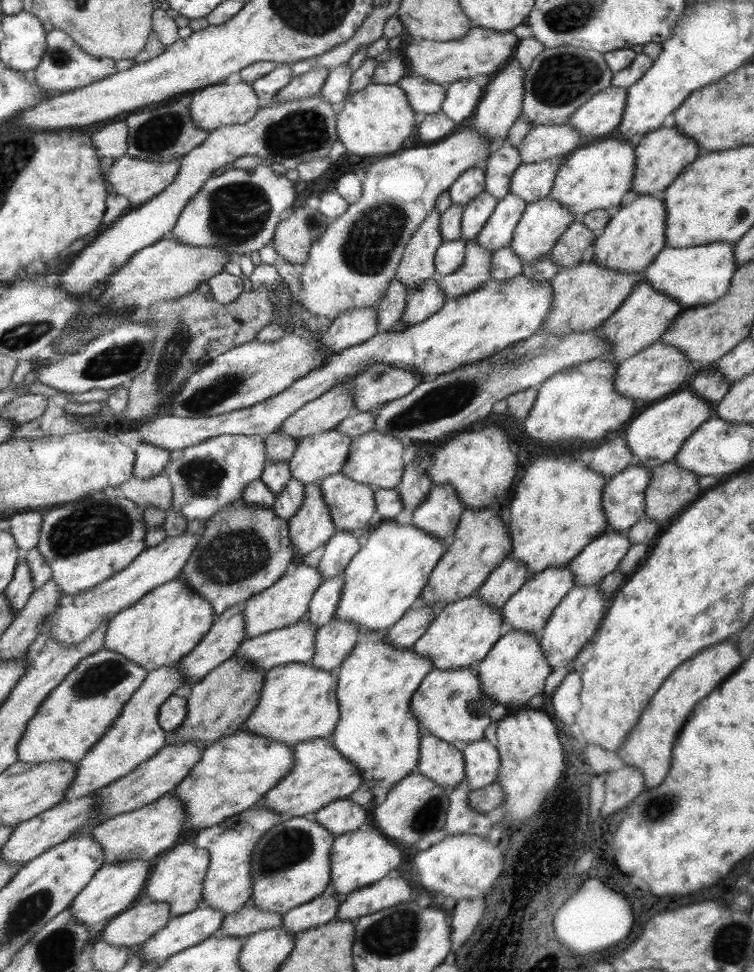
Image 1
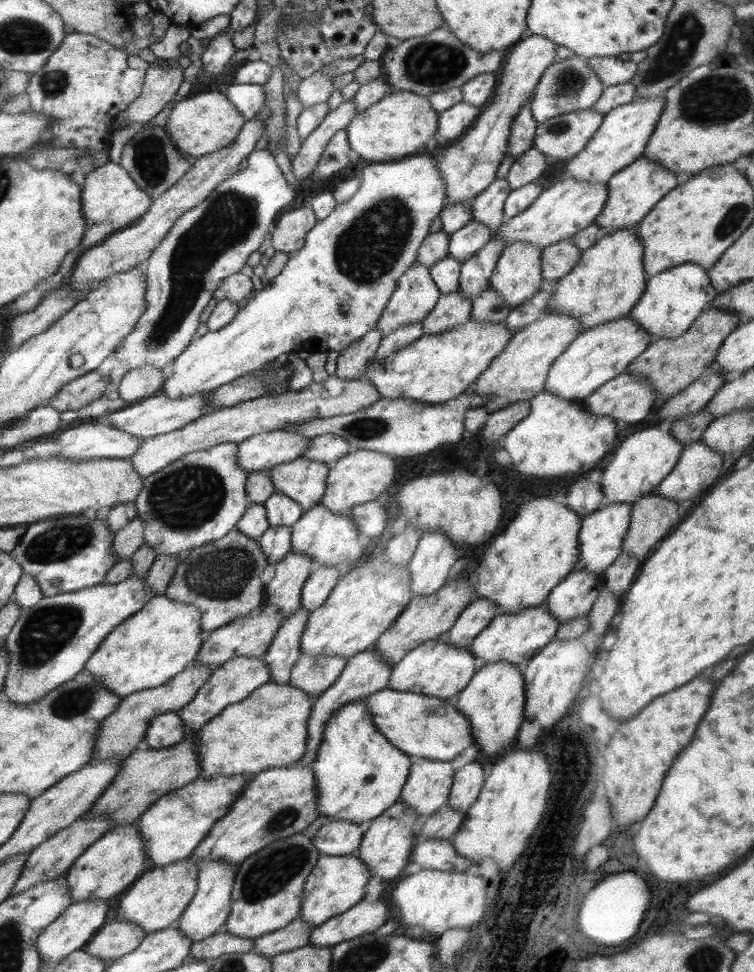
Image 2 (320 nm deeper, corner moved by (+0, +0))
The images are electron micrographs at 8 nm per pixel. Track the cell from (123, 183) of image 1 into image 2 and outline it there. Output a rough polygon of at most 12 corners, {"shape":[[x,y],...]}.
{"shape":[[112,161],[86,174],[88,226],[132,224],[152,197]]}

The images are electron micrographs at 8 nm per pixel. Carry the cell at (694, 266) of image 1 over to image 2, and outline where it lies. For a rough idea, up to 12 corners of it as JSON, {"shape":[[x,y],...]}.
{"shape":[[687,263],[648,277],[628,315],[676,338],[718,292]]}

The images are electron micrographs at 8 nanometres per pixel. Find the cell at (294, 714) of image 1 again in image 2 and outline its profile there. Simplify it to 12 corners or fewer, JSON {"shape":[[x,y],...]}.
{"shape":[[268,682],[198,729],[200,776],[308,750],[316,699]]}

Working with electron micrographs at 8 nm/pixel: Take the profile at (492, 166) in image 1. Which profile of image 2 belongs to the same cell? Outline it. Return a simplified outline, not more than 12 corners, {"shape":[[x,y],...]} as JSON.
{"shape":[[497,178],[472,199],[473,218],[496,230],[511,187]]}

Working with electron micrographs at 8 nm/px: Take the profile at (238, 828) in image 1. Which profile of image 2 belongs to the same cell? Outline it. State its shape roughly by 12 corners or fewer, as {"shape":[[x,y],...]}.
{"shape":[[199,860],[198,888],[174,923],[198,942],[223,929],[238,866]]}

